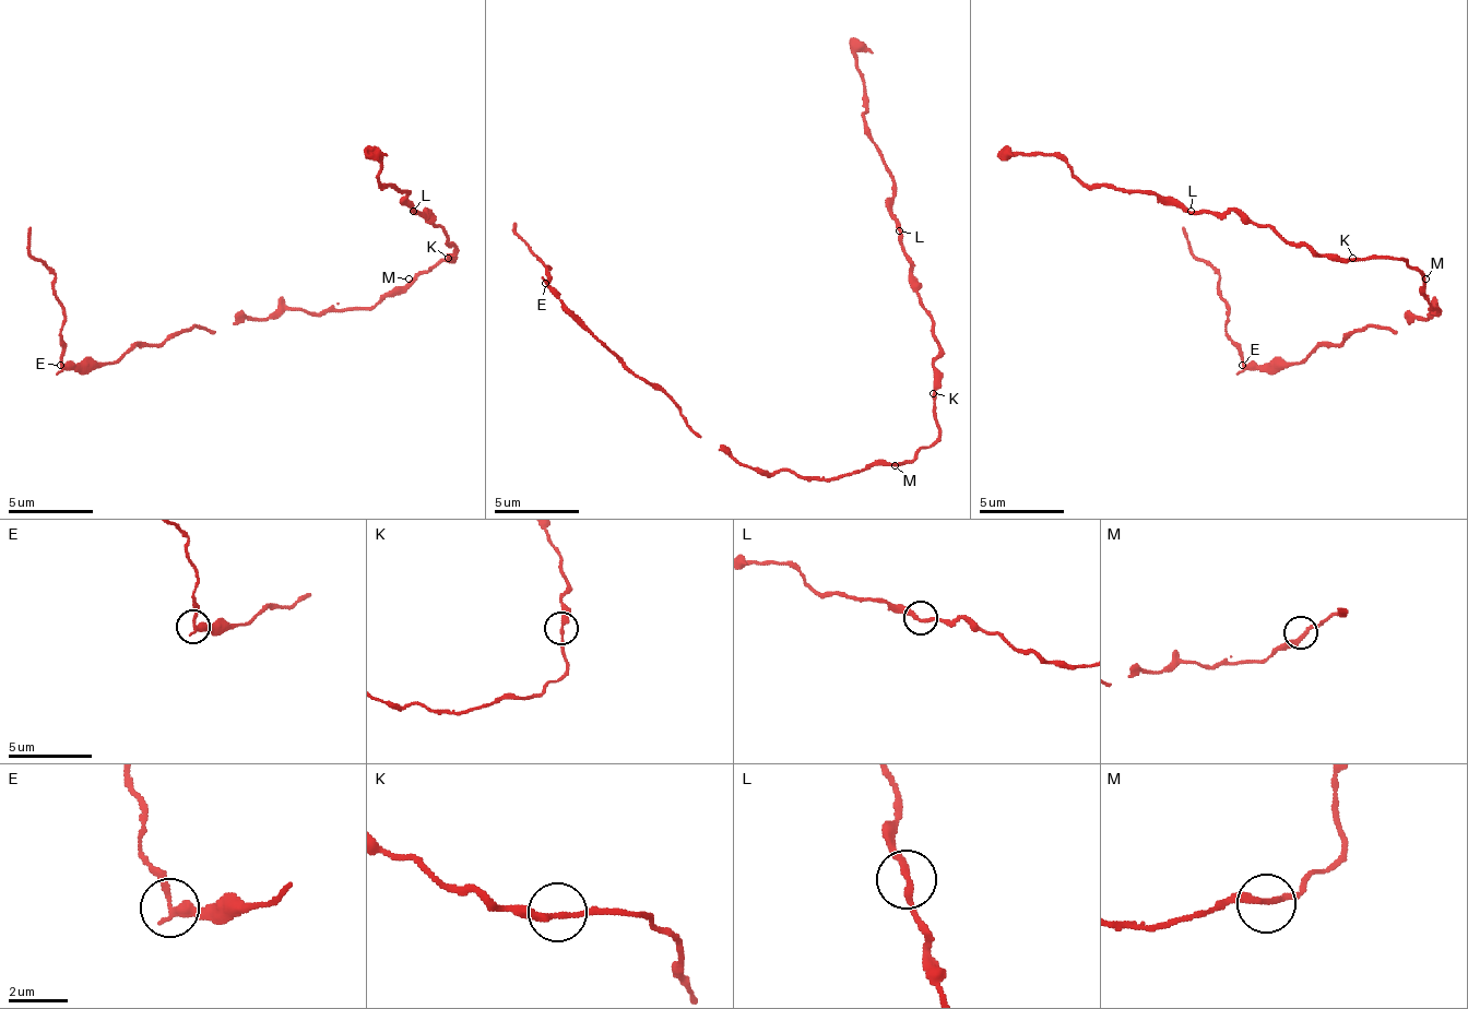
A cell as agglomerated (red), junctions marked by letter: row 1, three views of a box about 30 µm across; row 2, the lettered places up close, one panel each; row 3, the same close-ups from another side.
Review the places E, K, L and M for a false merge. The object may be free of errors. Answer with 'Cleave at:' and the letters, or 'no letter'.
Cleave at: E

